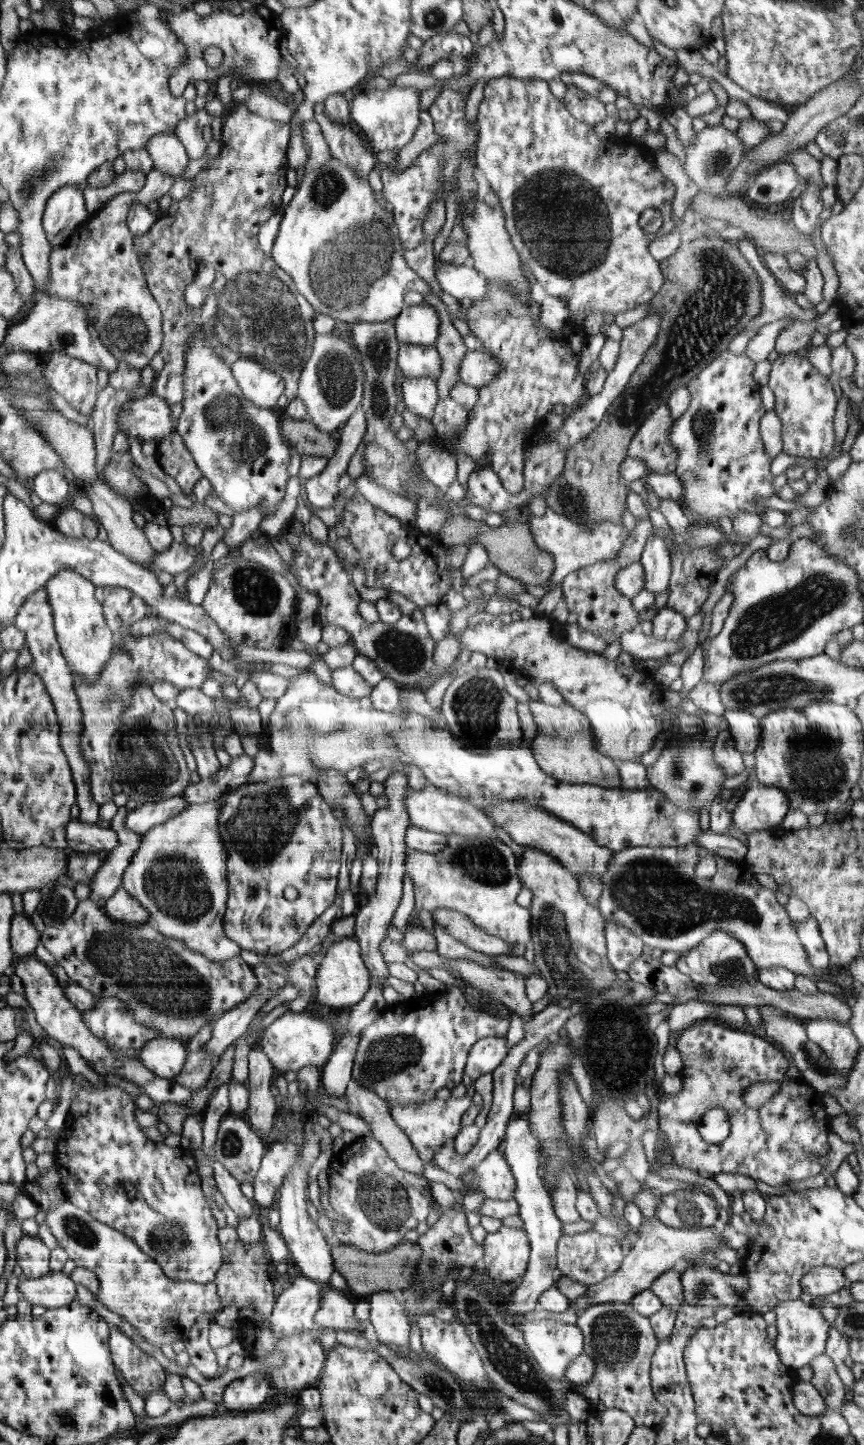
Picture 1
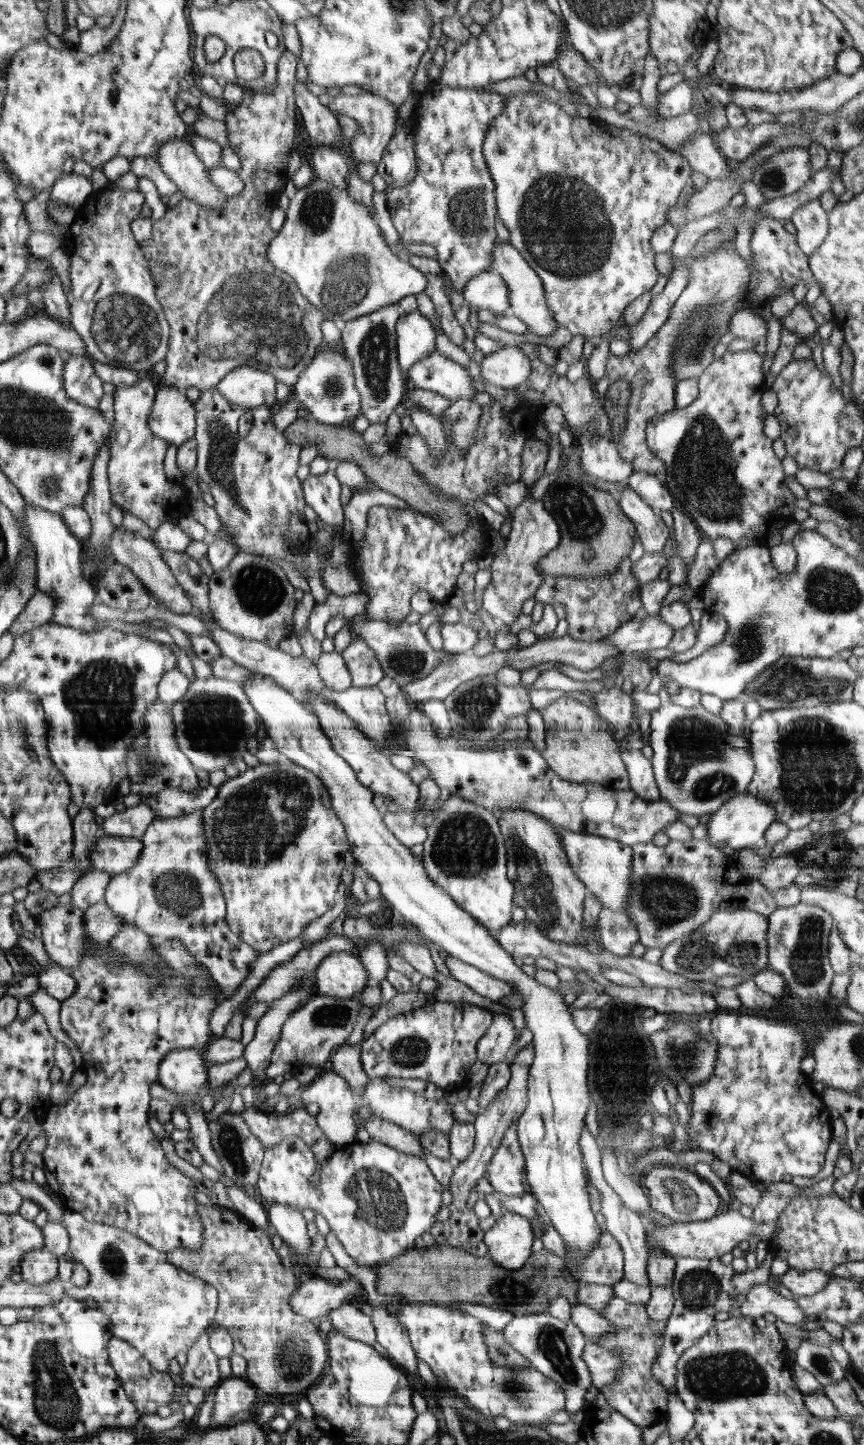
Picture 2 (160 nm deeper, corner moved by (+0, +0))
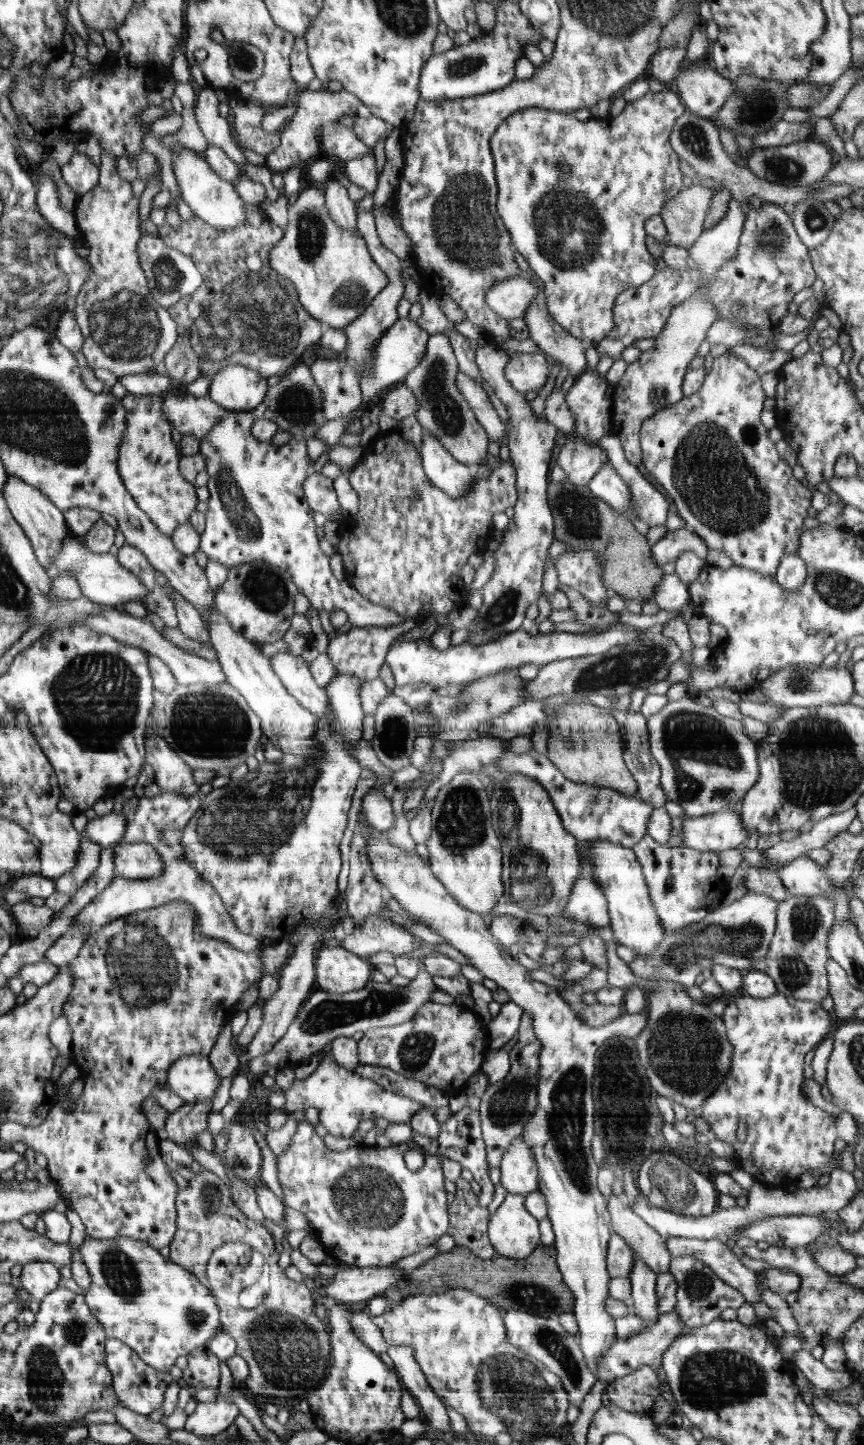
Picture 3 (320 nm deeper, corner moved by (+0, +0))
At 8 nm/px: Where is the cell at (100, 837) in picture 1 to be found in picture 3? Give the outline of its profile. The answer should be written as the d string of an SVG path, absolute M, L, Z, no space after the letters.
M135 842L115 848L114 876L119 880L150 879L162 871L162 859L151 844Z

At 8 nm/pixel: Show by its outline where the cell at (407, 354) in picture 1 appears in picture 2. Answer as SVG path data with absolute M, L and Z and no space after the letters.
M435 349L408 371L408 386L436 392L450 401L472 401L478 393L468 373L467 367L462 367Z

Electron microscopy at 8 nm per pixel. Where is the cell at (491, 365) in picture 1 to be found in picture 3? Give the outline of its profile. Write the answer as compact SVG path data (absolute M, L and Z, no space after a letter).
M514 353L510 357L505 375L514 390L522 393L538 391L548 383L551 370L544 353Z

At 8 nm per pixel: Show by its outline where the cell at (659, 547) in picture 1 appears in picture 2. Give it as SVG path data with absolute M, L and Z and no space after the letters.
M628 486L618 492L617 499L621 511L635 525L635 530L642 541L645 552L663 552L670 529L661 520L660 514L657 515L652 507Z

